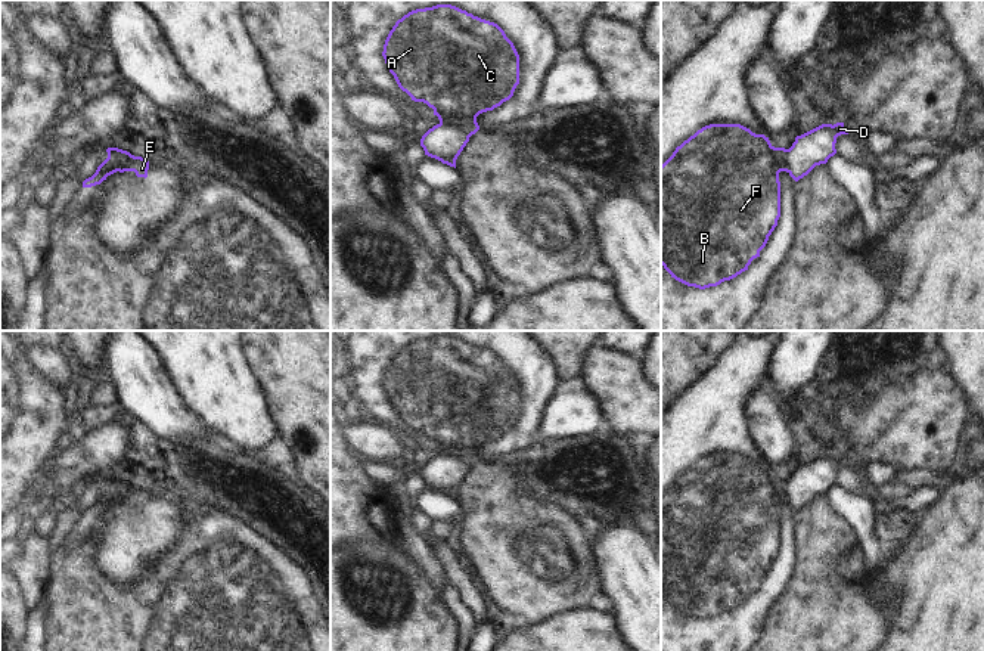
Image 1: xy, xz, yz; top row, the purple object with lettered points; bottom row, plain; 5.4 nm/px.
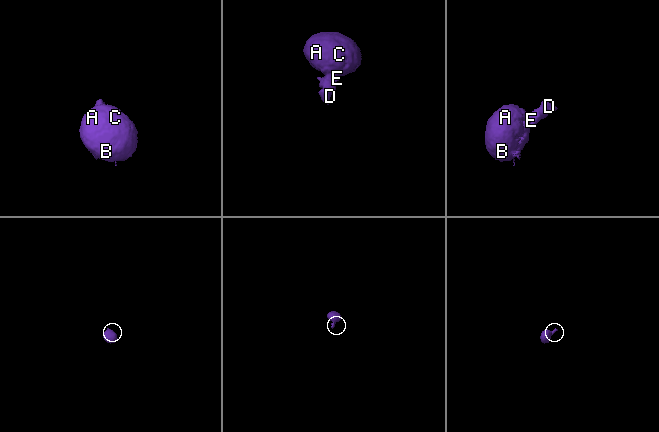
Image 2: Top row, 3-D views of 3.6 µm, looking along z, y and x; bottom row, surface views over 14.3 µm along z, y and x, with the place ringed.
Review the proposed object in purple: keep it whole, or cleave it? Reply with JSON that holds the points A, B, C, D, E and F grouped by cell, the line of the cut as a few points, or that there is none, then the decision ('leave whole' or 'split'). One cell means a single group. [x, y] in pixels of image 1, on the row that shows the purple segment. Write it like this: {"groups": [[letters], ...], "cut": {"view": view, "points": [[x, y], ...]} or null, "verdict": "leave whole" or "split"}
{"groups": [["A", "B", "C", "E", "F"], ["D"]], "cut": {"view": "xz", "points": [[440, 123], [455, 126], [469, 136]]}, "verdict": "split"}

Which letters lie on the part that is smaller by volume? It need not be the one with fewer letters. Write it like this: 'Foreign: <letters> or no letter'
Foreign: D.

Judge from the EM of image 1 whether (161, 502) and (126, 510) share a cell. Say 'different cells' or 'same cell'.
same cell

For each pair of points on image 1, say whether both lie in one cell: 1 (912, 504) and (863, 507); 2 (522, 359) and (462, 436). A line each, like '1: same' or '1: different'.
1: different
2: same

